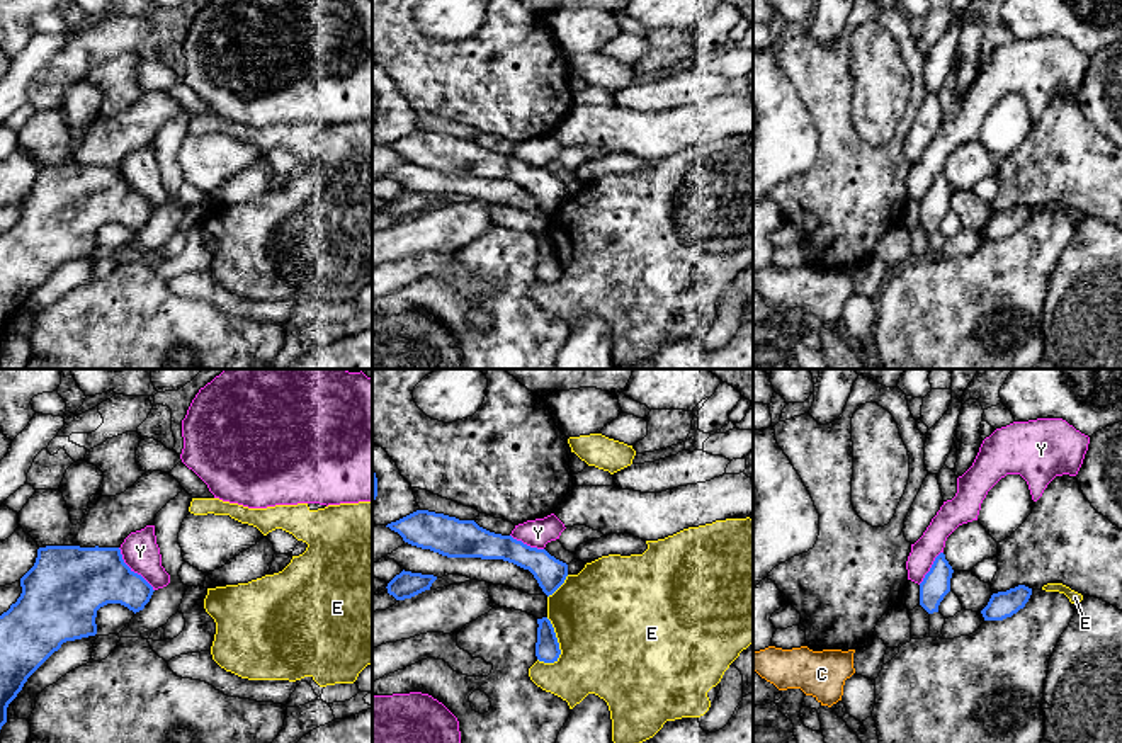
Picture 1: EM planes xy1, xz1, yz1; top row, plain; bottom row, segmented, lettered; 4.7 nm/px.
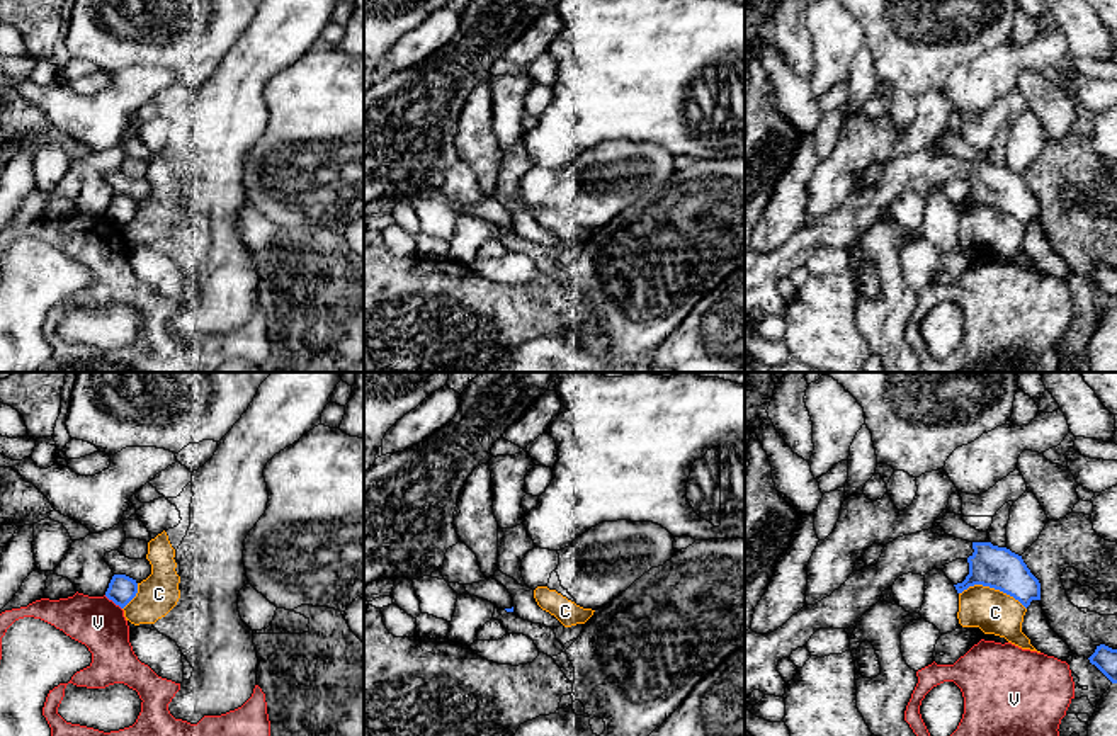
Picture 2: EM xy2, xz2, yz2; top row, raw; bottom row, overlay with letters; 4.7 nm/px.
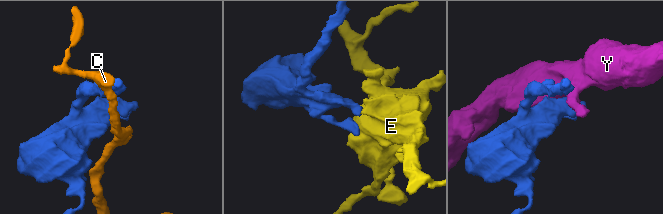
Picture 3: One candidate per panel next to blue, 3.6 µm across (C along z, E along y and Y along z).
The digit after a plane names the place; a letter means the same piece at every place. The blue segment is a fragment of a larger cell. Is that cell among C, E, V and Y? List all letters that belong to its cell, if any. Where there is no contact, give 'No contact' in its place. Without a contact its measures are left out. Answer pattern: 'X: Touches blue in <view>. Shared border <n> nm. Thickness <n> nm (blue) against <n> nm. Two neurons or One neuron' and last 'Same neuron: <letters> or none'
C: Touches blue in yz2. Shared border 340 nm. Thickness 200 nm (blue) against 200 nm. Two neurons
E: Touches blue in xz1. Shared border 220 nm. Thickness 110 nm (blue) against 480 nm. Two neurons
V: Touches blue in xy2. Shared border 110 nm. Thickness 130 nm (blue) against 240 nm. Two neurons
Y: Touches blue in xy1. Shared border 260 nm. Thickness 320 nm (blue) against 180 nm. Two neurons
Same neuron: none

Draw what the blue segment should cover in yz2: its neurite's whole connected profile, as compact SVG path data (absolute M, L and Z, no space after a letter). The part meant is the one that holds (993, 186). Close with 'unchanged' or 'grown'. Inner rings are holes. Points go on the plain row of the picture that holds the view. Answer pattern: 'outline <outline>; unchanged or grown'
outline M932 148L898 156L884 165L874 185L865 184L860 190L853 190L830 216L804 224L777 250L770 253L745 250L745 320L753 309L784 316L787 303L777 291L782 277L806 265L819 248L853 245L899 195L908 192L925 195L955 178L969 182L966 199L954 204L957 212L983 204L1013 216L1025 228L1032 219L1040 219L1039 199L1022 175L1006 167L938 155Z; grown

